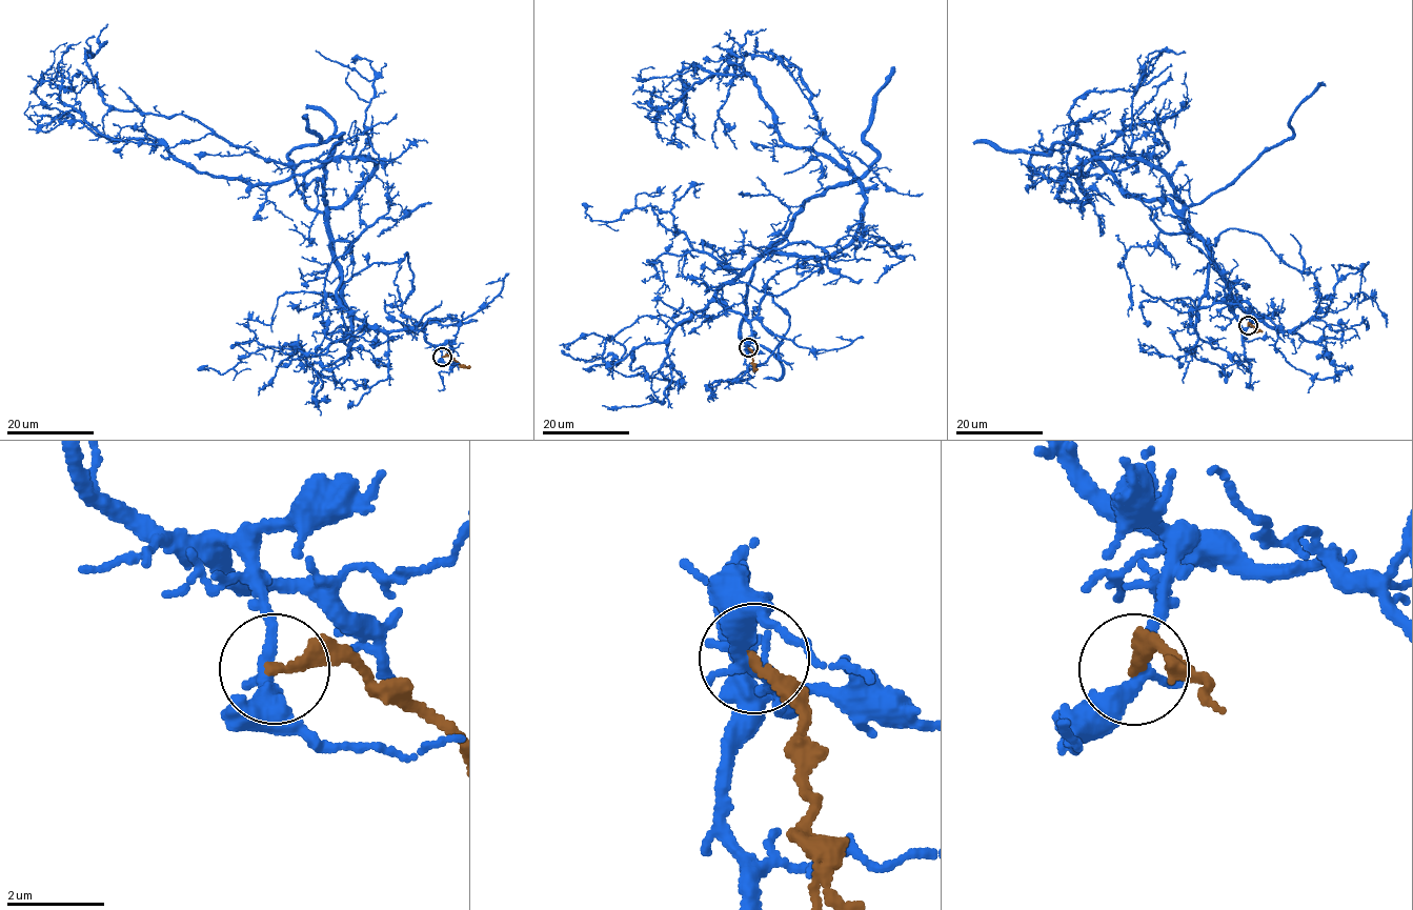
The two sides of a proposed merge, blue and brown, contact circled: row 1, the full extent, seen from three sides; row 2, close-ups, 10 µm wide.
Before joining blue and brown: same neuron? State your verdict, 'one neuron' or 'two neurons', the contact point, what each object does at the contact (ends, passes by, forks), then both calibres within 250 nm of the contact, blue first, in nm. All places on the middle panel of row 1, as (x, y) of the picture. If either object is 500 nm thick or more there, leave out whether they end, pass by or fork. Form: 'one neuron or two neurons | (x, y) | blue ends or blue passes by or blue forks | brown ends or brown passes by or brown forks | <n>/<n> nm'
two neurons | (748, 347) | blue passes by | brown ends | 300/240 nm

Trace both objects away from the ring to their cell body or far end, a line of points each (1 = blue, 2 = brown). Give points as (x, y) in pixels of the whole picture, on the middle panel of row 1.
1: (747, 347), (717, 291), (835, 251), (865, 189), (748, 74), (682, 67), (655, 129), (689, 147)
2: (747, 347), (753, 371)

